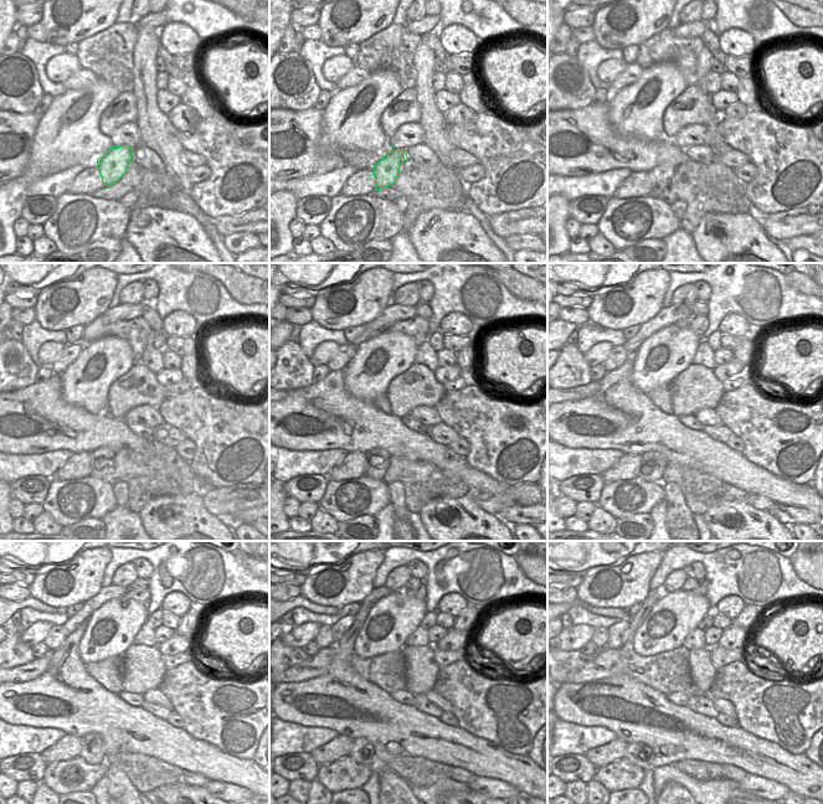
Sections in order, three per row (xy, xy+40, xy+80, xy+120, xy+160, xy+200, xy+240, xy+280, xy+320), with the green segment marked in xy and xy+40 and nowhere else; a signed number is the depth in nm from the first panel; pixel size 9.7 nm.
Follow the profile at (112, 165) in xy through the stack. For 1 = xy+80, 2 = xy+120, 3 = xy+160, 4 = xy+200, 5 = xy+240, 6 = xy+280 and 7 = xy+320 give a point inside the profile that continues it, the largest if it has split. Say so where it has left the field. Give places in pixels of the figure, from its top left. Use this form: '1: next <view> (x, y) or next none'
1: next xy+80 (661, 176)
2: next xy+120 (102, 458)
3: next xy+160 (377, 459)
4: next xy+200 (653, 463)
5: next xy+240 (92, 752)
6: next xy+280 (363, 752)
7: next xy+320 (637, 753)

